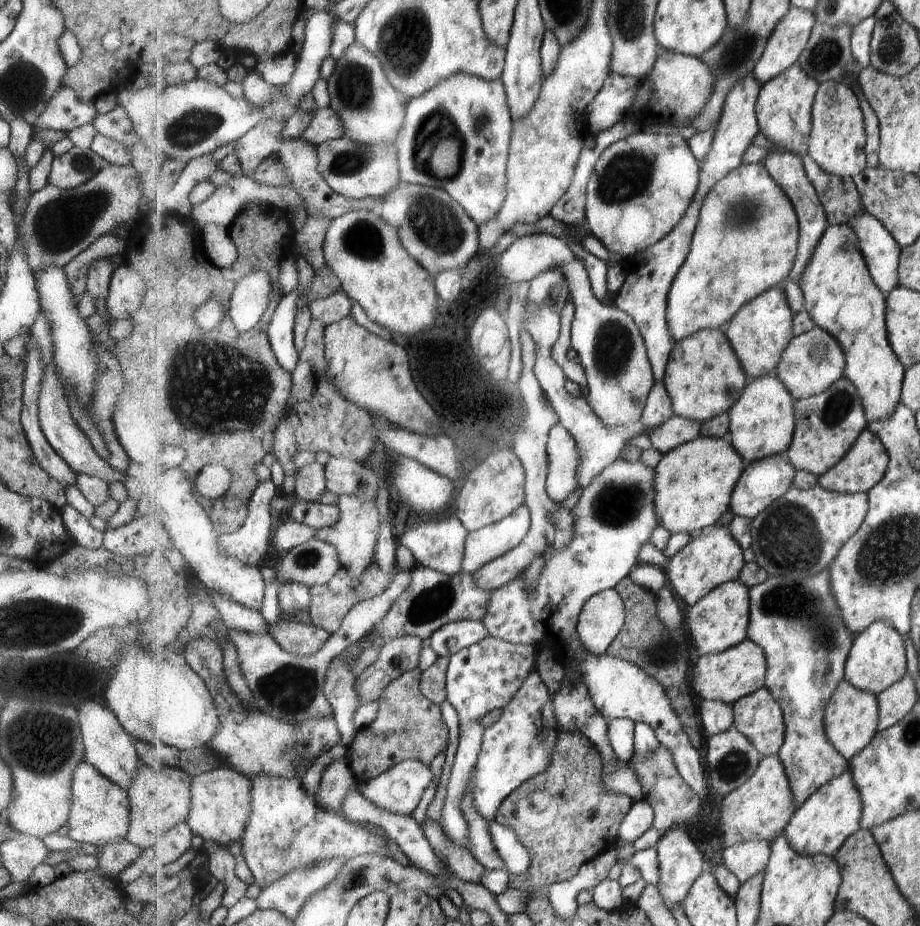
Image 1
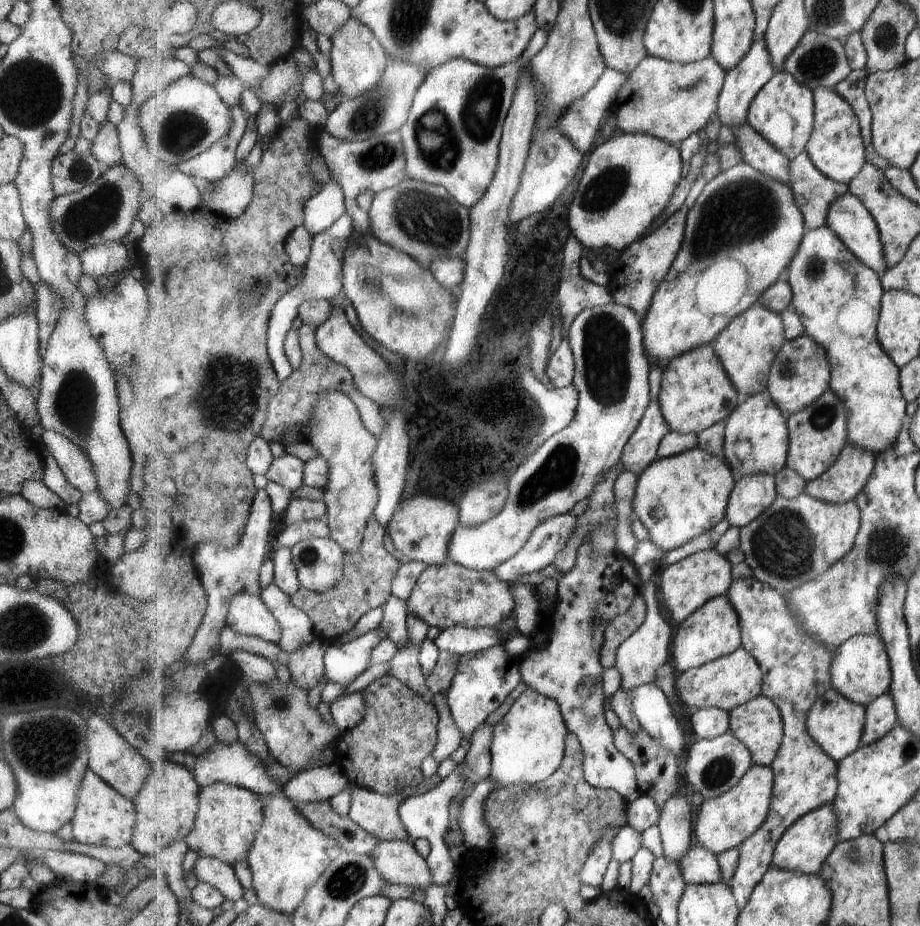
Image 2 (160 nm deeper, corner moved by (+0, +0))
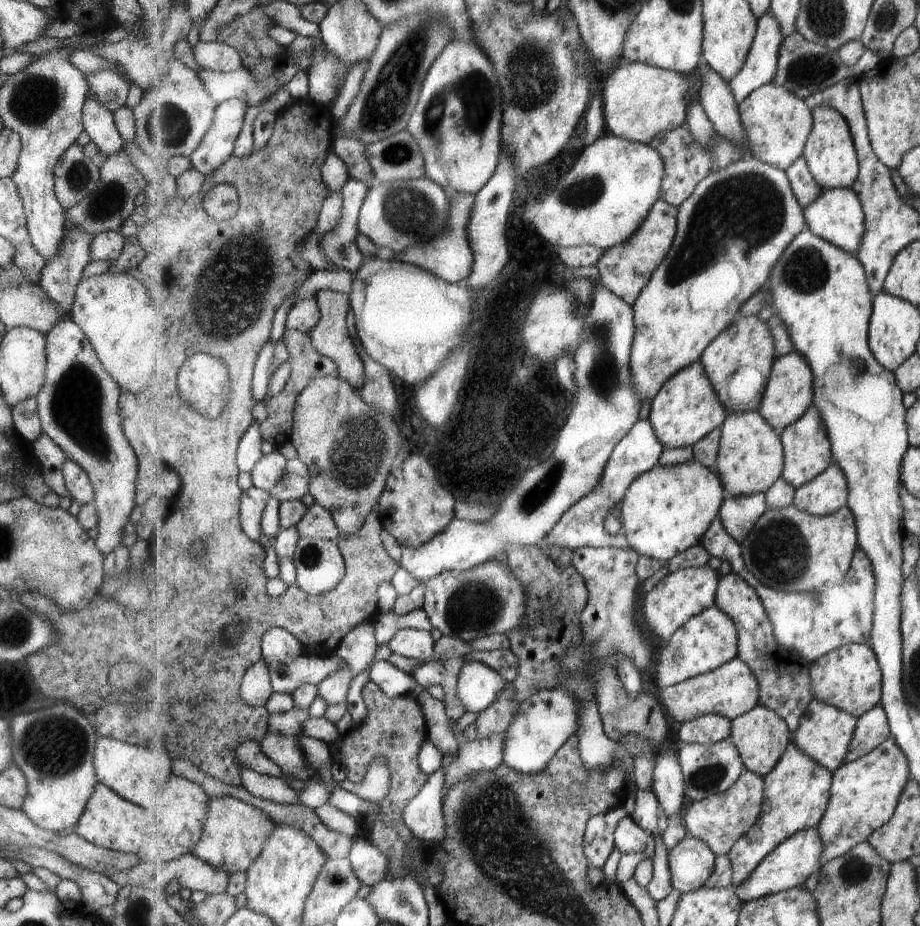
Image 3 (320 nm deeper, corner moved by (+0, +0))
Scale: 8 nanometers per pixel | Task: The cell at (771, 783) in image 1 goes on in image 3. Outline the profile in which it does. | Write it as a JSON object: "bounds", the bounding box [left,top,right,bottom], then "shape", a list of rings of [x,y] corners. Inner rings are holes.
{"bounds":[683,770,766,855],"shape":[[[744,770],[743,776],[726,793],[694,801],[683,810],[686,829],[703,839],[716,855],[728,855],[735,843],[746,835],[762,816],[766,782],[761,775]]]}

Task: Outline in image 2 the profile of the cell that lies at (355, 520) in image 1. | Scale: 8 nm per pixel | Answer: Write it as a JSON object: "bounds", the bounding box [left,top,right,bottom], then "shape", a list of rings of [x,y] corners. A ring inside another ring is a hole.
{"bounds":[308,391,380,552],"shape":[[[331,391],[319,398],[316,409],[310,414],[308,426],[308,443],[317,456],[323,457],[329,465],[328,483],[324,488],[323,502],[327,505],[326,523],[331,529],[331,538],[339,543],[345,552],[357,552],[363,546],[364,536],[369,519],[374,516],[380,499],[380,490],[372,459],[379,446],[377,438],[362,419],[362,414],[355,403],[341,391]]]}

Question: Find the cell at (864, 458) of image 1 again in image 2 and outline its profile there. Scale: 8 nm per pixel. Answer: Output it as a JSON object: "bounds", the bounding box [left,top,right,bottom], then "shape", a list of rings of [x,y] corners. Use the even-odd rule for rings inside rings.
{"bounds":[805,445,876,505],"shape":[[[847,445],[825,474],[807,483],[805,493],[836,505],[855,501],[874,473],[876,458],[874,454]]]}

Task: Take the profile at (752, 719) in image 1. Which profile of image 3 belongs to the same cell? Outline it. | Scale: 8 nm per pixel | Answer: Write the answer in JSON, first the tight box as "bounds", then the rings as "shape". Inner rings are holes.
{"bounds":[730,704,792,778],"shape":[[[761,704],[742,717],[732,720],[730,740],[742,755],[742,761],[748,771],[765,778],[782,760],[787,747],[792,742],[788,724],[775,711]]]}

